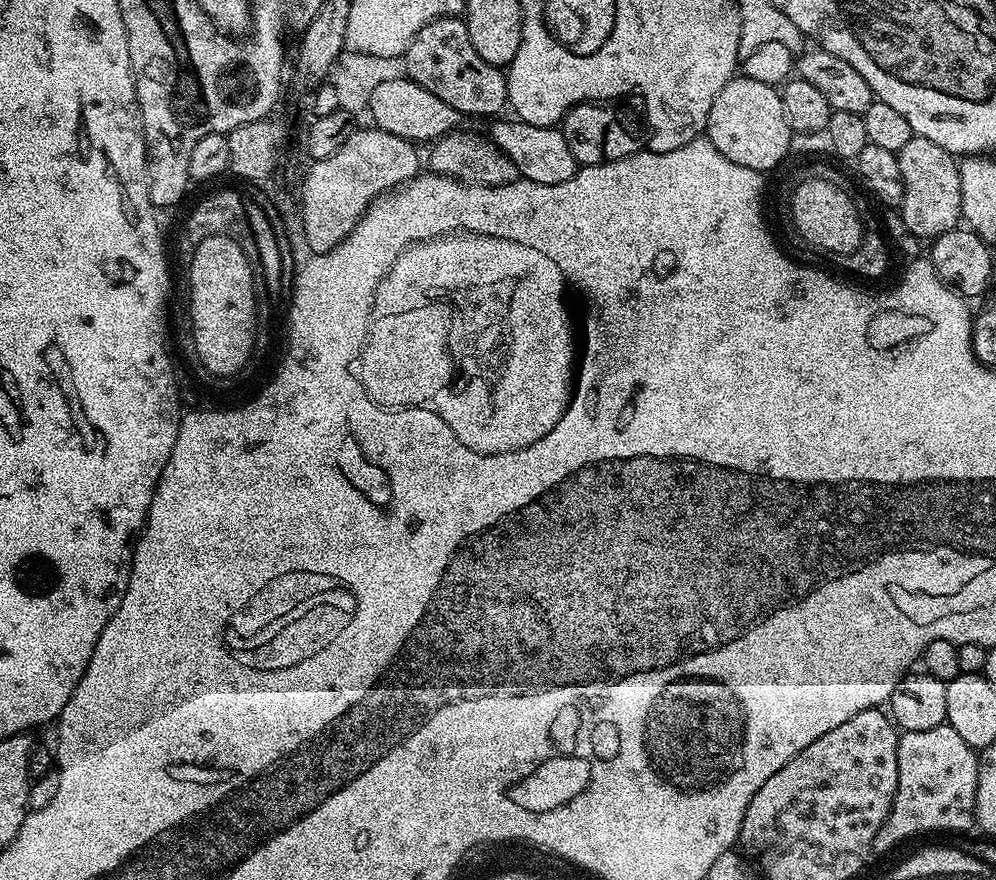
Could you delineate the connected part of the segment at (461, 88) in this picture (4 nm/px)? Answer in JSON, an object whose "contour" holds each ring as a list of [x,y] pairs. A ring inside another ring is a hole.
{"contour":[[[440,16],[426,26],[422,26],[414,42],[410,42],[410,46],[404,51],[402,63],[408,71],[405,72],[407,79],[430,90],[430,94],[438,94],[438,98],[442,98],[446,106],[454,106],[454,110],[459,112],[461,117],[492,116],[491,118],[496,118],[503,113],[500,111],[505,111],[508,103],[507,75],[497,65],[486,62],[486,58],[481,58],[478,50],[474,50],[474,42],[470,42],[470,30],[464,25],[460,16]]]}

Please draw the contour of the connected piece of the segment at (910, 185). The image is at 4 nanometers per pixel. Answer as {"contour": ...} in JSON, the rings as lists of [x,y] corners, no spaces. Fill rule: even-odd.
{"contour":[[[915,134],[898,155],[904,183],[904,197],[898,211],[910,231],[919,238],[935,238],[957,227],[962,220],[962,182],[957,157],[930,142],[930,138]]]}

